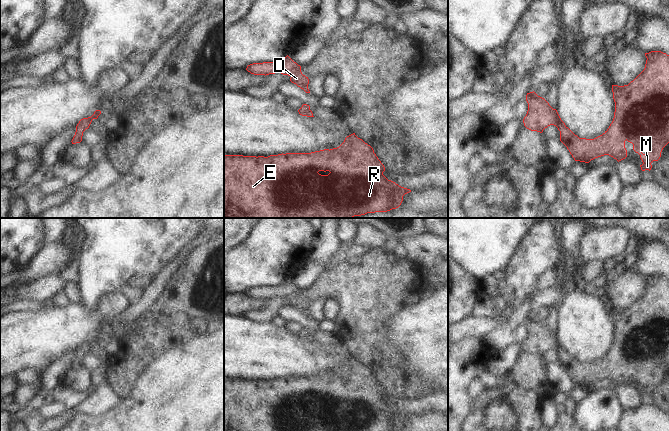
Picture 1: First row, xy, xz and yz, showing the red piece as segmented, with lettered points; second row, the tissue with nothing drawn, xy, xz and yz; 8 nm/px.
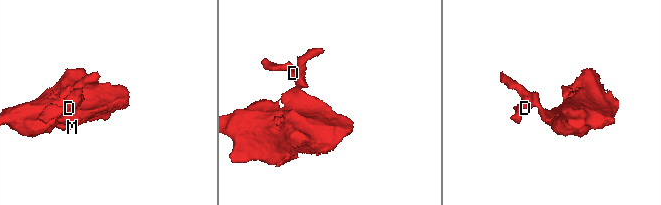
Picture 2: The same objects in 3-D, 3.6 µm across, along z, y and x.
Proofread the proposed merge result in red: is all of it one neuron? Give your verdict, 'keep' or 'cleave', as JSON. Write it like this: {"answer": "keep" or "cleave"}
{"answer": "keep"}

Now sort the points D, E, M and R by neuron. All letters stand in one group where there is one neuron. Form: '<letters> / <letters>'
D E M R

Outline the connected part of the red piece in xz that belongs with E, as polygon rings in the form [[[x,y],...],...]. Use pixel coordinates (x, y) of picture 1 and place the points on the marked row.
[[[355,133],[337,148],[264,156],[224,154],[224,218],[353,218],[398,208],[410,189],[388,180],[373,148]]]

